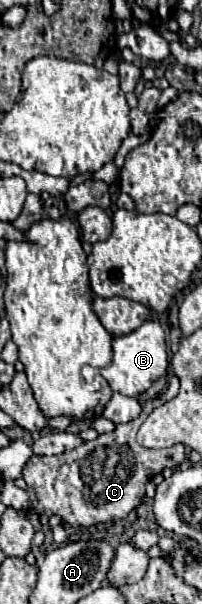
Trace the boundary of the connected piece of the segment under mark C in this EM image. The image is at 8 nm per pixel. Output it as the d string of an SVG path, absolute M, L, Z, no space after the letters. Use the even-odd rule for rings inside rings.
M145 402L139 418L117 424L113 432L99 434L95 440L83 442L71 452L51 458L33 454L23 468L31 508L39 514L61 514L63 522L75 528L89 528L93 524L125 518L135 506L141 504L145 484L155 474L167 466L175 468L185 460L185 448L181 444L163 450L149 450L135 440L147 412L157 408L157 404L161 402Z

